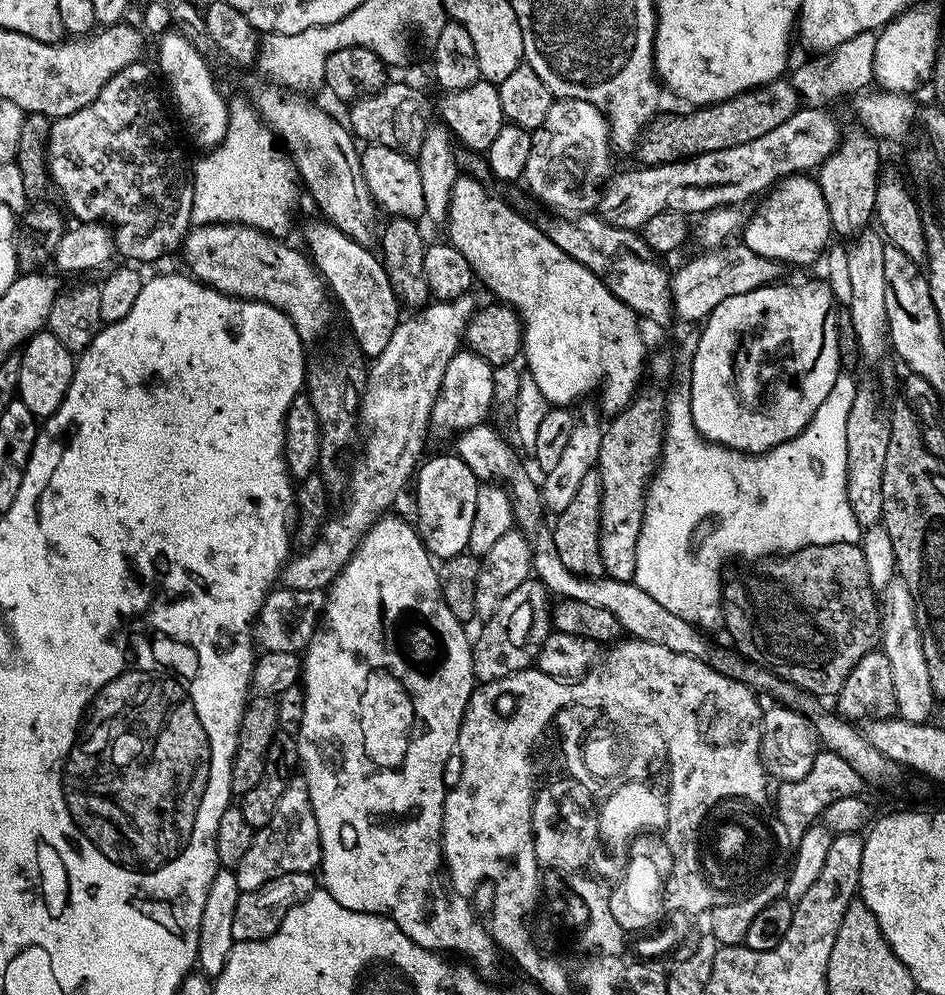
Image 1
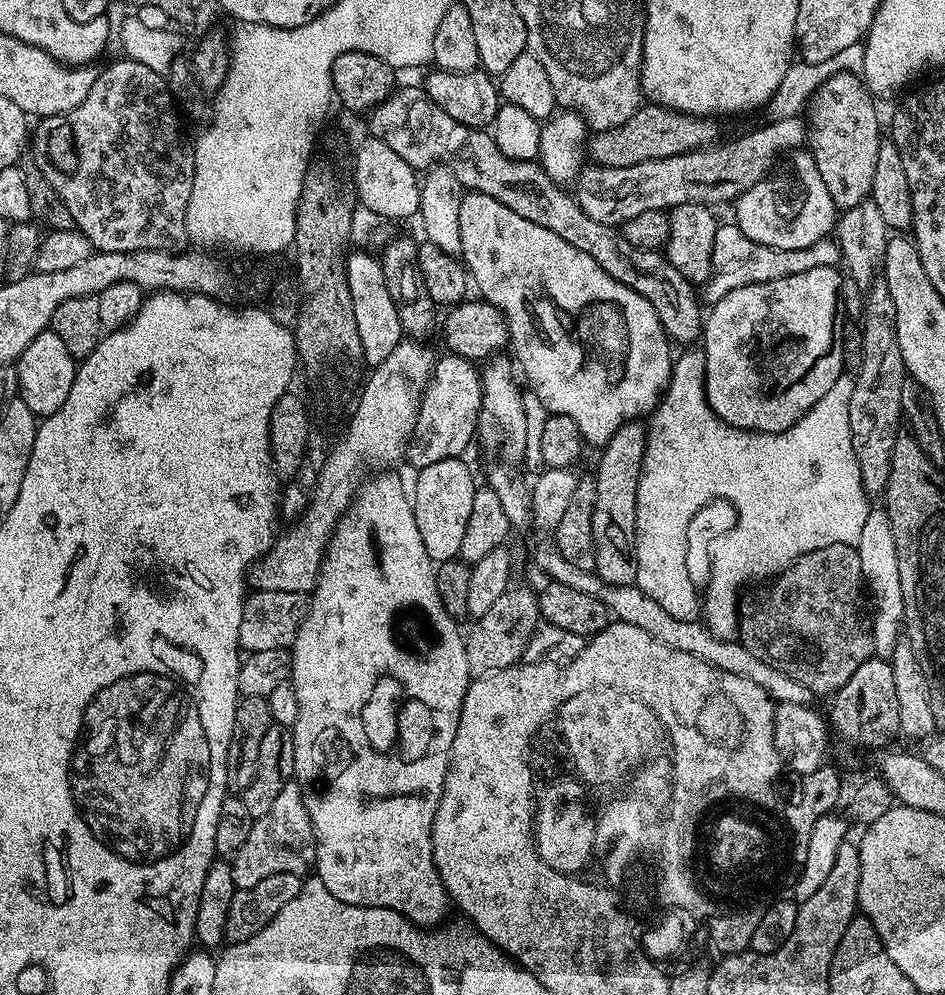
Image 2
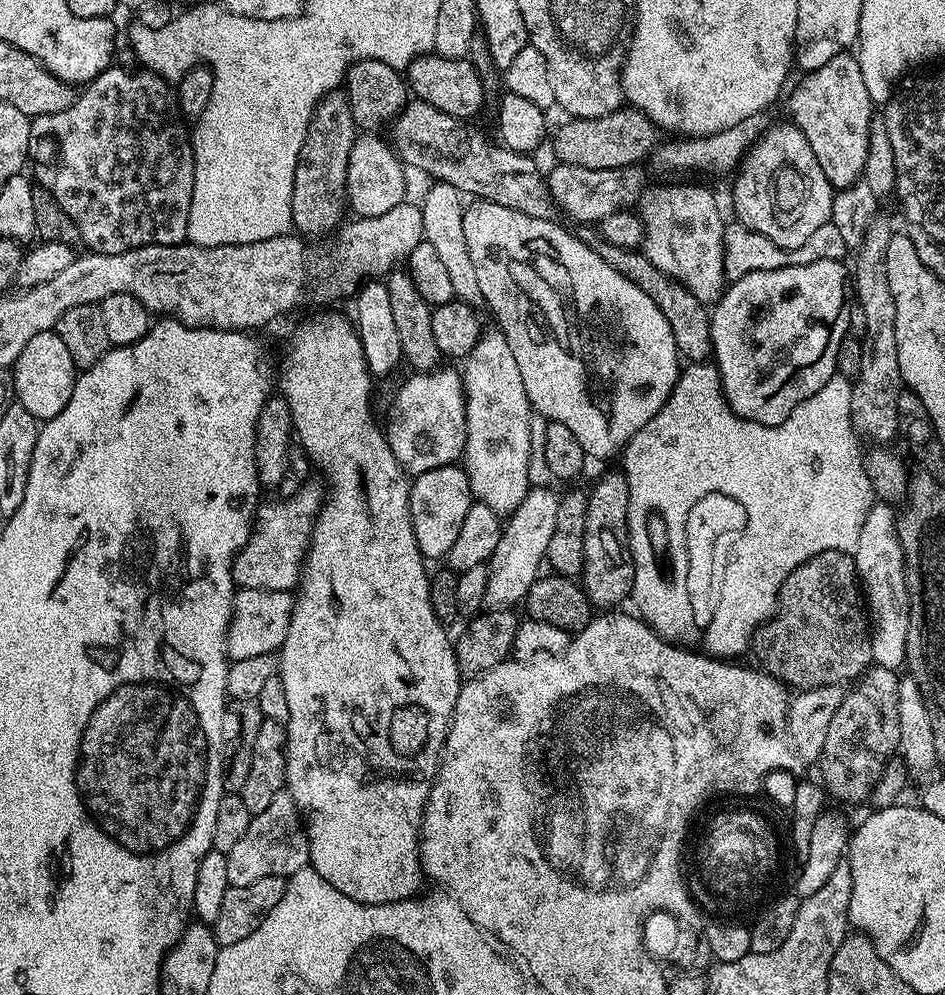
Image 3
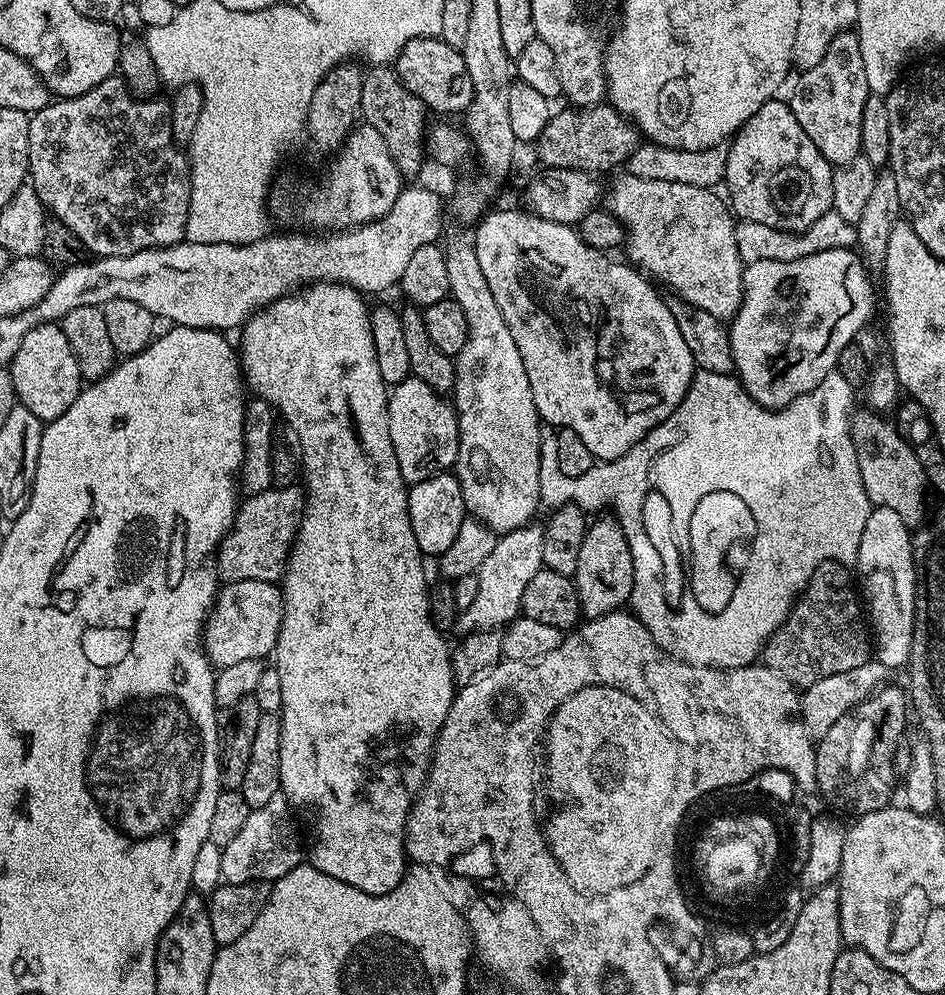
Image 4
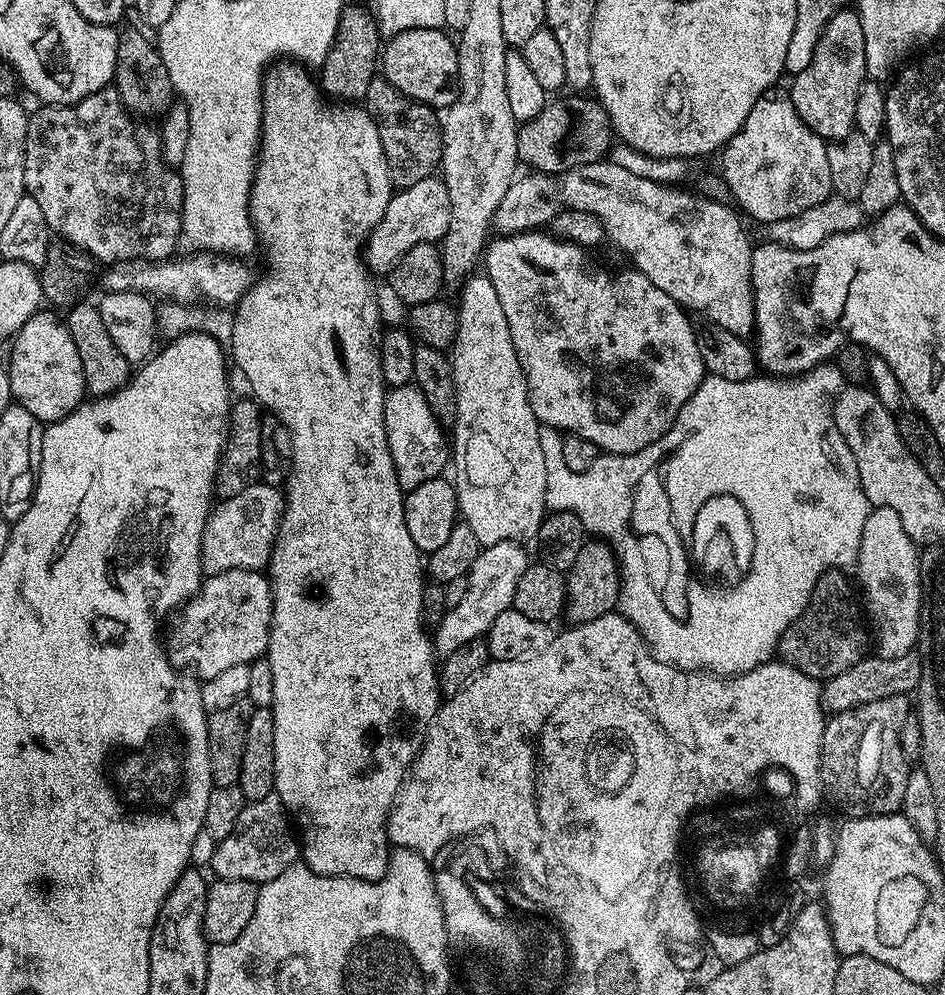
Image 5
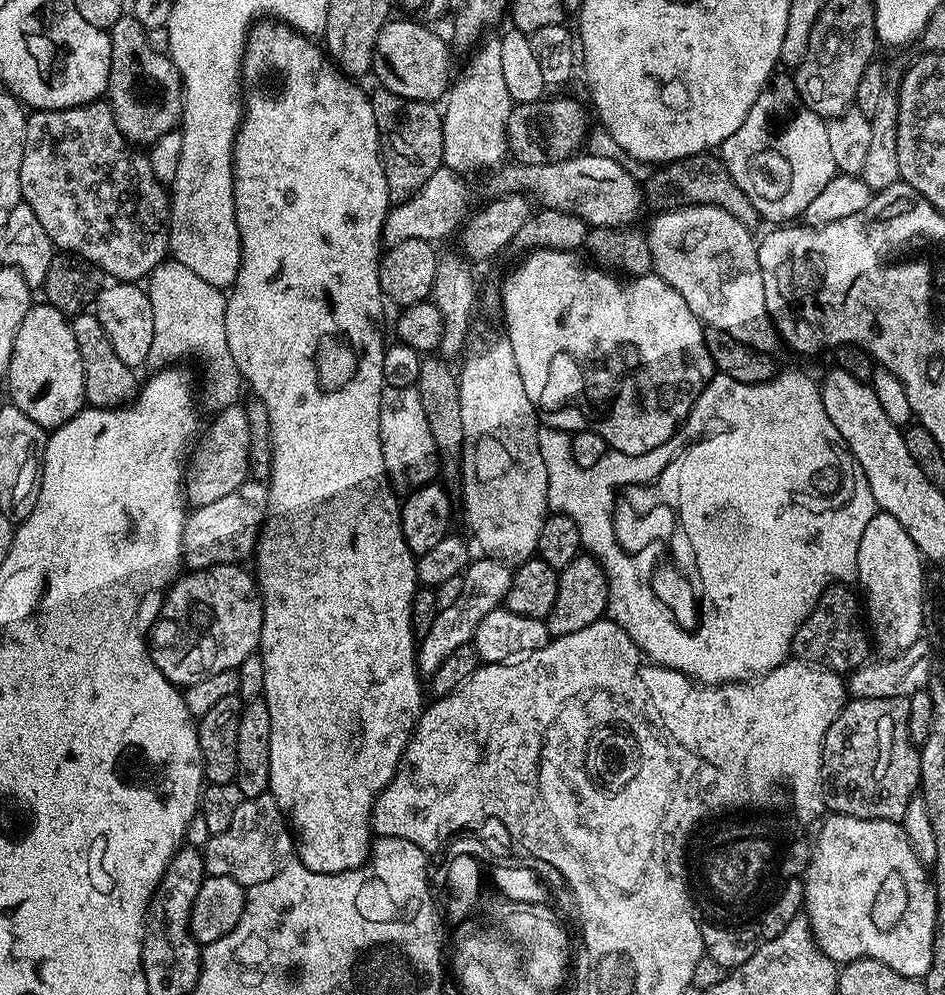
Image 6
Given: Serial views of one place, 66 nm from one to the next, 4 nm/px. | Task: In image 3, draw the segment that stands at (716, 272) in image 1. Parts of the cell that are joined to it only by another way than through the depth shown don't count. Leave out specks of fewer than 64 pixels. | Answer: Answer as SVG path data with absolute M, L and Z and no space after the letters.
M739 222L729 223L724 229L724 274L729 281L742 278L754 270L782 270L782 266L806 266L819 260L843 261L844 255L849 255L849 252L846 238L842 238L838 226L830 222L818 226L818 230L814 230L814 234L810 234L810 238L806 238L806 242L802 242L802 246L797 248L778 246L770 242L766 234L752 232Z

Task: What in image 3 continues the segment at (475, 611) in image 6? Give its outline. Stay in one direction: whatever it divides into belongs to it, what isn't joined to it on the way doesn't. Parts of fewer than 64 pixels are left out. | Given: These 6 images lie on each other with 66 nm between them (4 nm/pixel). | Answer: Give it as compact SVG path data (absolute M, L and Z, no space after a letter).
M532 486L519 508L507 517L500 534L498 550L494 550L490 561L486 601L492 608L519 605L530 586L534 586L546 564L550 537L554 534L554 522L558 522L559 506L560 496L557 493L552 493L548 488Z

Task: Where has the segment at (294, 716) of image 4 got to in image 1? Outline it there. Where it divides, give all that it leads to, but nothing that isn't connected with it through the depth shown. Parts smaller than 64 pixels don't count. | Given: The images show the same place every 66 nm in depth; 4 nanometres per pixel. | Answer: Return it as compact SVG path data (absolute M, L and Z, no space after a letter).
M385 514L372 523L346 566L336 575L336 581L327 589L324 611L316 633L312 635L312 640L302 653L302 687L306 710L302 710L302 726L294 735L296 749L300 755L298 768L308 787L310 806L318 822L321 855L318 876L322 881L323 891L328 892L330 898L338 902L338 906L346 906L346 910L355 912L385 916L387 920L393 920L398 930L402 930L402 934L406 934L406 938L410 938L418 946L441 954L457 952L460 955L457 957L470 962L471 967L478 970L481 977L488 978L495 970L496 963L502 960L501 953L487 927L483 923L476 924L476 916L468 905L469 897L450 887L446 879L444 851L440 845L446 795L444 771L448 768L448 759L451 756L453 759L457 751L456 743L464 711L472 697L472 689L478 684L472 674L473 641L464 633L465 625L462 621L450 614L446 598L442 598L440 573L434 558L420 541L420 533L409 521L407 524L402 517L392 515Z

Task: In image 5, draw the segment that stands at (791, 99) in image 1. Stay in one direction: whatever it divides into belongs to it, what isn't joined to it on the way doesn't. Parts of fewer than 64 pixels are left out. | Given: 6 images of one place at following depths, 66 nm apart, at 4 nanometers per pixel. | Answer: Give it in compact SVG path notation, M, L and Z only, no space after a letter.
M572 94L569 100L560 100L557 104L548 102L543 110L533 120L521 123L518 128L518 154L521 161L529 169L549 174L563 174L572 168L593 164L605 159L609 155L614 144L614 133L612 123L608 121L606 110L601 106L600 101L595 98L579 100L579 95Z

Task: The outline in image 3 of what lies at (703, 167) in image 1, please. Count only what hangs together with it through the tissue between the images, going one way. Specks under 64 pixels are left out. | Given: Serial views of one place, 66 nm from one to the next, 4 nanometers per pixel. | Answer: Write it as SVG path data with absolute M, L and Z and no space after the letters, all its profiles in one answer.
M553 163L552 169L547 169L546 179L548 189L554 198L557 209L564 212L572 220L577 220L577 225L592 226L608 214L623 212L633 207L632 203L639 201L646 191L644 184L643 167L633 166L631 168L615 168L614 170L590 170L586 166L574 166L573 164Z

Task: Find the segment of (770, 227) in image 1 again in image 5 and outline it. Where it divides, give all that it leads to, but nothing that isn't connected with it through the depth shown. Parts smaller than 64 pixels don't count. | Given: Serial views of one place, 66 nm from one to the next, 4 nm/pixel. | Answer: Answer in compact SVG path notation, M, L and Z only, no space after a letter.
M765 94L758 102L754 102L754 110L746 114L744 125L728 139L722 149L722 175L728 184L731 199L736 199L754 219L764 220L763 222L801 216L806 210L823 204L834 192L828 161L828 144L818 134L814 134L810 126L802 122L798 110L792 105L791 95L772 95Z

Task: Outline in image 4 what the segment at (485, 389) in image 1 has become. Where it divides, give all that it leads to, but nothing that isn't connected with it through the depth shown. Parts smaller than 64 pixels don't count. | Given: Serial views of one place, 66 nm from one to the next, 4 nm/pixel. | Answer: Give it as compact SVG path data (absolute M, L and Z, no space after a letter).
M407 376L402 382L391 385L388 394L388 421L390 422L390 442L394 442L394 454L398 457L398 470L402 470L404 483L411 486L426 478L434 478L439 472L449 471L458 458L460 431L455 407L448 404L441 393L436 392L417 376Z

